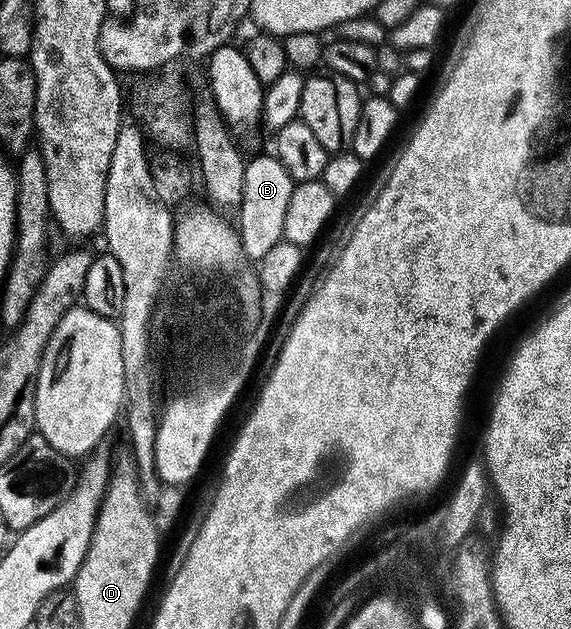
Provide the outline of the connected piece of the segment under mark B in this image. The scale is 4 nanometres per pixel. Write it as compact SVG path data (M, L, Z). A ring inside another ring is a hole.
M275 154L256 156L245 163L242 178L242 202L238 209L238 217L240 216L238 231L240 245L249 261L259 262L262 258L266 258L268 251L278 246L284 239L286 205L290 203L293 187L294 182L290 174L286 174L286 166L278 162Z

